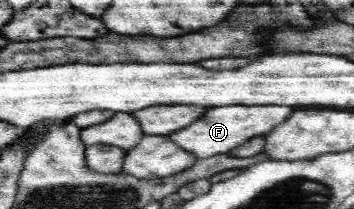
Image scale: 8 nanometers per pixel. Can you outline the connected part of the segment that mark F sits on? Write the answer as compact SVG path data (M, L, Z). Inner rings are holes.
M278 104L210 107L204 117L198 118L198 121L193 125L186 126L186 129L168 135L168 139L174 140L178 147L182 147L182 150L198 156L198 159L228 154L254 137L264 137L270 134L272 130L282 125L282 122L286 122L288 118L292 117L298 109Z

